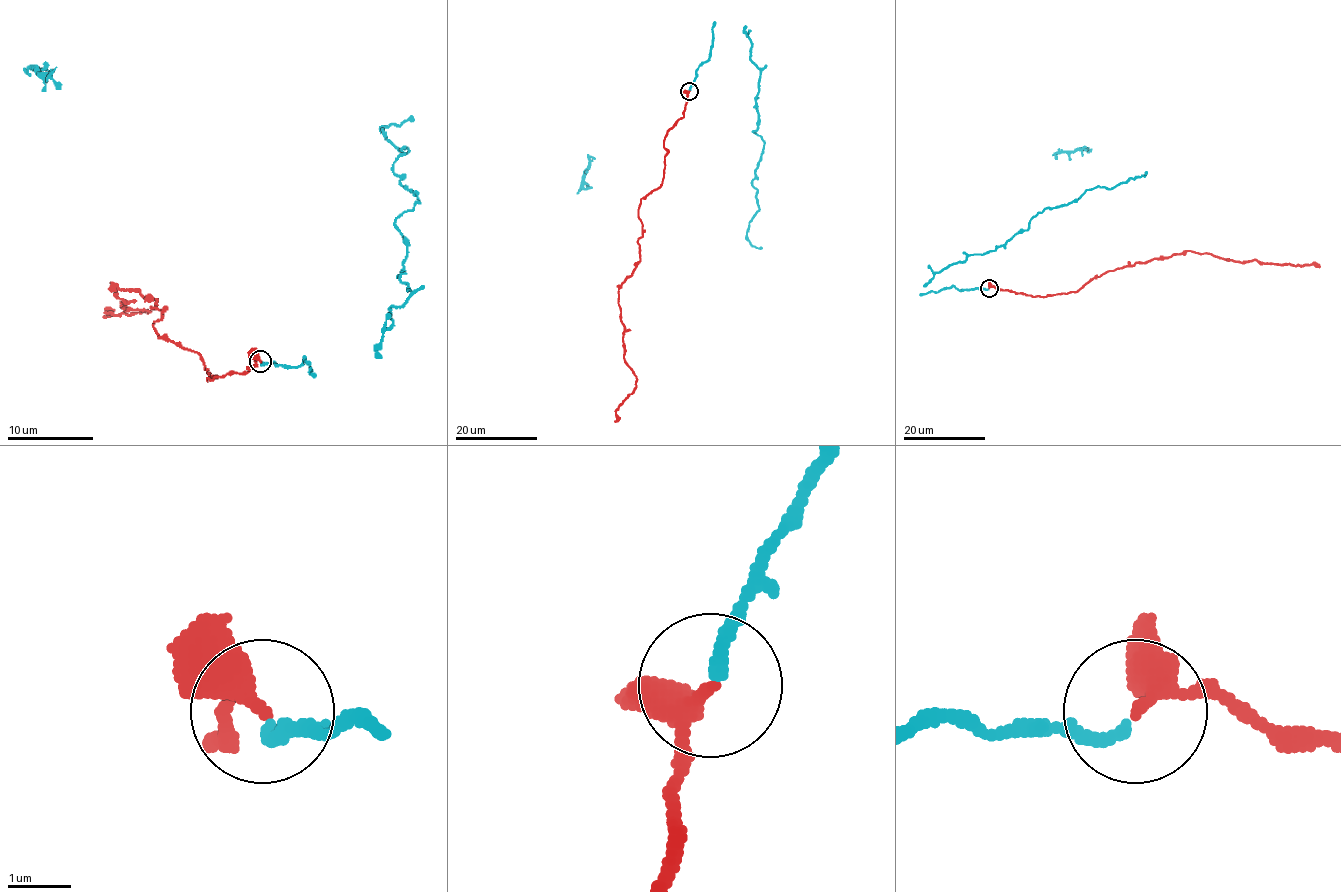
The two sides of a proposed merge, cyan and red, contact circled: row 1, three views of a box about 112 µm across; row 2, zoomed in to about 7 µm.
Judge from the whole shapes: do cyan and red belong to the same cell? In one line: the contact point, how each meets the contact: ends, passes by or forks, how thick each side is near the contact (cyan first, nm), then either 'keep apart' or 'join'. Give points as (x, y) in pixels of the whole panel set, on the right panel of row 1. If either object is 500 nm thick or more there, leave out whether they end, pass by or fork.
place (989, 288); cyan ends; red passes by; calibres 200 and 280 nm; join

